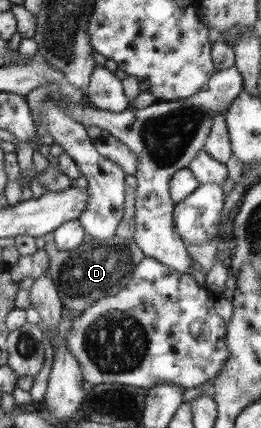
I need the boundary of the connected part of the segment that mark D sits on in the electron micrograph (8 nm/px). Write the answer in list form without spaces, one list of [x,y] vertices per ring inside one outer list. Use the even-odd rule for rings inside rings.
[[[117,236],[102,242],[87,238],[79,247],[69,251],[61,251],[55,243],[47,243],[45,249],[49,253],[50,278],[53,285],[56,285],[64,309],[77,313],[84,312],[102,297],[119,293],[132,278],[133,270],[145,257],[134,238],[127,240]]]

